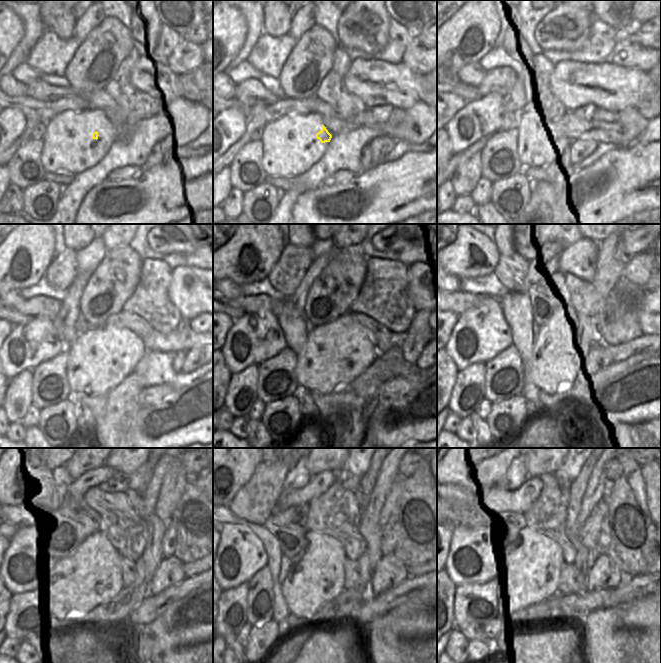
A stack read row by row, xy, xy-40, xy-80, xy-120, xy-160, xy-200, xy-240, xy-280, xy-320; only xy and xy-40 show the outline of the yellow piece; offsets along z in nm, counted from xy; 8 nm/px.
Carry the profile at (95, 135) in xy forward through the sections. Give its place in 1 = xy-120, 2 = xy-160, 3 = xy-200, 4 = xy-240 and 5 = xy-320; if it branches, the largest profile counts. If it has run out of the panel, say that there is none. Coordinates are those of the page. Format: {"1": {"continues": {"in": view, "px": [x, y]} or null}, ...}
{"1": {"continues": {"in": "xy-120", "px": [105, 344]}}, "2": {"continues": {"in": "xy-160", "px": [332, 340]}}, "3": {"continues": {"in": "xy-200", "px": [556, 311]}}, "4": {"continues": {"in": "xy-240", "px": [109, 537]}}, "5": {"continues": {"in": "xy-320", "px": [519, 579]}}}

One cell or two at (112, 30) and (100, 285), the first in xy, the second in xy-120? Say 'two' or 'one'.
one

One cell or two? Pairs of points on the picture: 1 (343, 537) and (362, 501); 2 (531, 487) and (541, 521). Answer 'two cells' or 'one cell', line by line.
1: two cells
2: two cells

